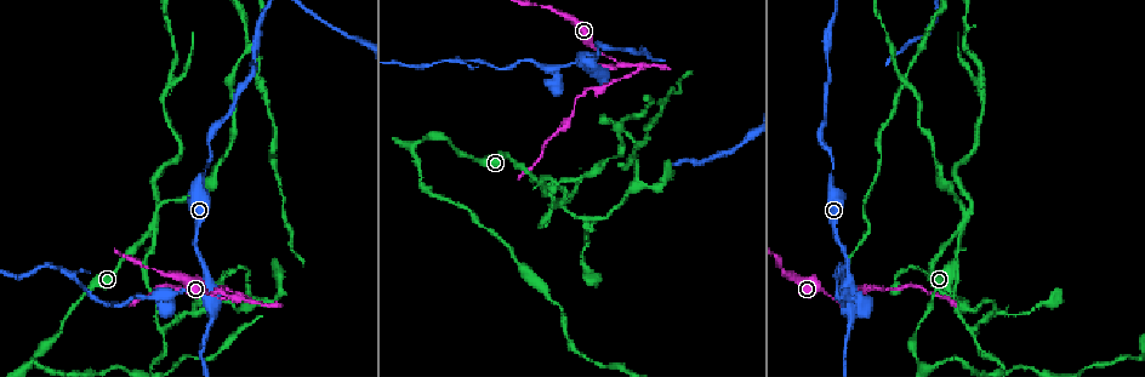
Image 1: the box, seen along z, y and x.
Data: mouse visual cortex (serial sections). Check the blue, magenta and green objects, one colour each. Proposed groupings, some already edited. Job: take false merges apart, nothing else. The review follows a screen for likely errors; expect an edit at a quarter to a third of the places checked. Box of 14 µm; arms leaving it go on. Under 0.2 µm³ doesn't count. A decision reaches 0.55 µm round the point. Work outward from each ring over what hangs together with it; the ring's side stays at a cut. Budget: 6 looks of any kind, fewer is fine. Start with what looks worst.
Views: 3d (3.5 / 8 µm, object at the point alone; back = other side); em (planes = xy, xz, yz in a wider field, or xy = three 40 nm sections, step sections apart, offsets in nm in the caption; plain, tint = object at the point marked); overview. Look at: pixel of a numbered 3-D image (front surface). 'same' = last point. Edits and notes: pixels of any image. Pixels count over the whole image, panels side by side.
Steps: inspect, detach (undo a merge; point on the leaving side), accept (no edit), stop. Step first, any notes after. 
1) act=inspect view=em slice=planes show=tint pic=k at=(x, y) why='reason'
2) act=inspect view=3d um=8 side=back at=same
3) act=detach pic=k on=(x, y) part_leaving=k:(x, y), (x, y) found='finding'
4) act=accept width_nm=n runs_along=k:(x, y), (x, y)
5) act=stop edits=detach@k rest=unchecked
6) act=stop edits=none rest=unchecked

act=inspect view=3d um=8 pic=1 at=(149, 227) why='two arms in line, one across'

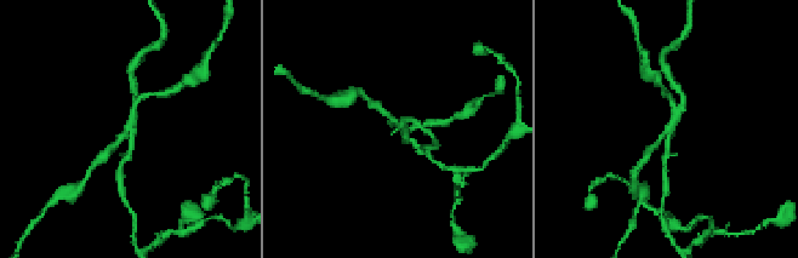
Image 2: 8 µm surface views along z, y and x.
act=inspect view=em slice=xy step=1 show=tint pic=2 at=(125, 127)

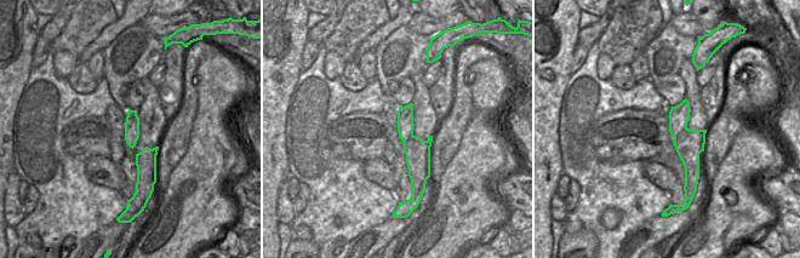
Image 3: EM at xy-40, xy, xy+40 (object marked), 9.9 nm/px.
act=detach pic=2 on=(125, 156) arms=3 arm_widths_nm=200,200,200 part_leaving=2:(129, 131), (131, 148), (119, 179) found='two cells meet here'

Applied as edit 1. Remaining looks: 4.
act=inspect view=overview

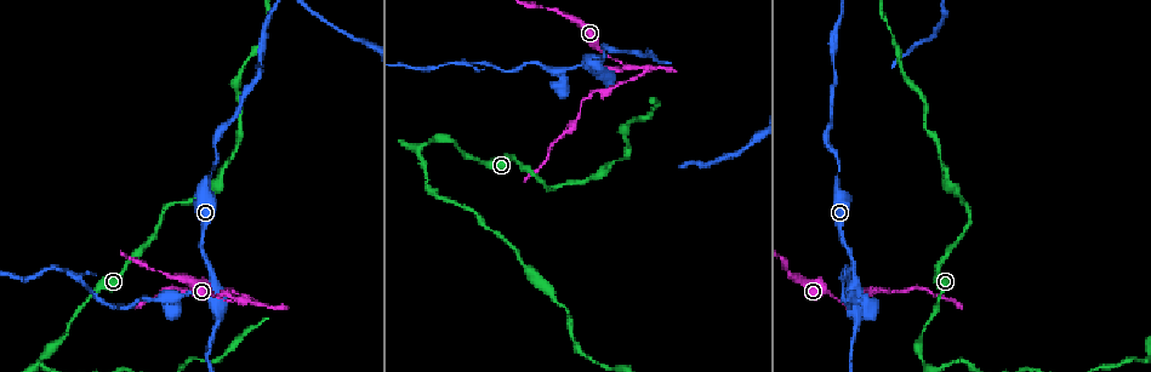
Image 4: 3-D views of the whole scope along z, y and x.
act=inspect view=3d um=3.5 pic=4 at=(213, 166) why='narrows sharply'

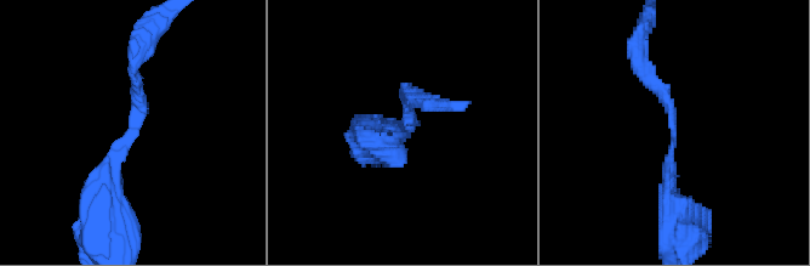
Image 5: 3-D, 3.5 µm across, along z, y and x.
act=inspect view=em slice=xy step=2 show=tint pic=5 at=(128, 134) arm_widths_nm=200,250

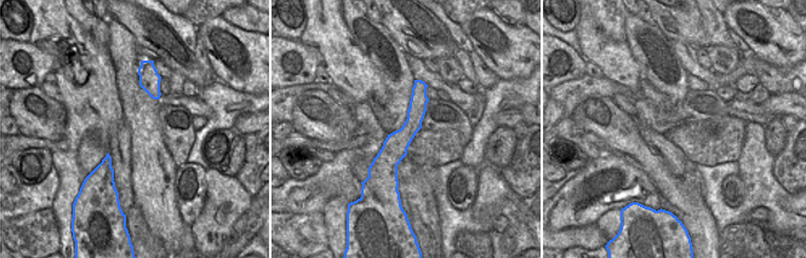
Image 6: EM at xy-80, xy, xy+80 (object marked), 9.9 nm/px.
act=accept runs_along=6:(418, 82), (394, 177) found='one cell here'

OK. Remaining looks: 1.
act=stop edits=detach@2 rest=unchecked

